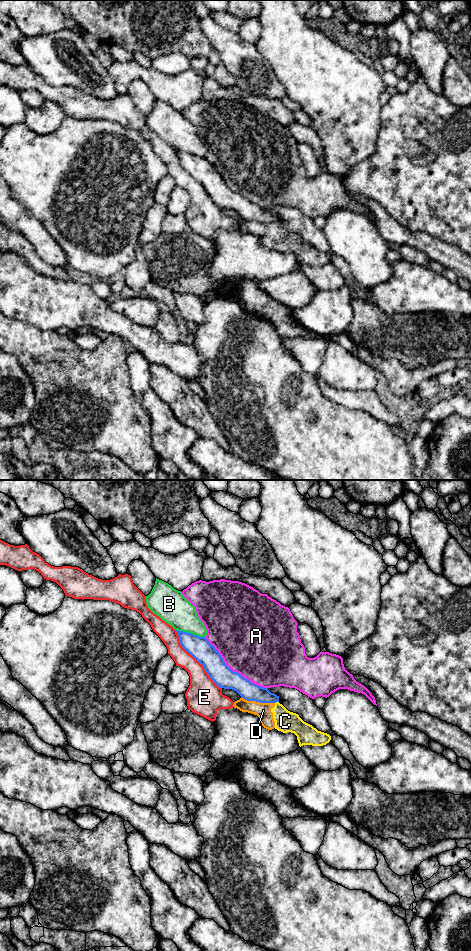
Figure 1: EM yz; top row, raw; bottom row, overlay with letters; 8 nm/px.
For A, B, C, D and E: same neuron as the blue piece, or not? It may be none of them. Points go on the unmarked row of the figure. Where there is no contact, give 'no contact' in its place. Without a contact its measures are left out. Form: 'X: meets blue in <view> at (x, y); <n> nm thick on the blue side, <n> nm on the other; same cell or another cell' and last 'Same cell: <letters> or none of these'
A: meets blue in yz at (233, 191); 170 nm thick on the blue side, 480 nm on the other; another cell
B: meets blue in yz at (190, 153); 180 nm thick on the blue side, 260 nm on the other; another cell
C: meets blue in yz at (276, 221); 150 nm thick on the blue side, 180 nm on the other; another cell
D: meets blue in yz at (258, 221); 150 nm thick on the blue side, 130 nm on the other; another cell
E: meets blue in yz at (196, 179); 180 nm thick on the blue side, 220 nm on the other; another cell
Same cell: none of these

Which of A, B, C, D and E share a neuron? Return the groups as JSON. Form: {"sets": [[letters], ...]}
{"sets": [["A"], ["B"], ["C", "D", "E"]]}

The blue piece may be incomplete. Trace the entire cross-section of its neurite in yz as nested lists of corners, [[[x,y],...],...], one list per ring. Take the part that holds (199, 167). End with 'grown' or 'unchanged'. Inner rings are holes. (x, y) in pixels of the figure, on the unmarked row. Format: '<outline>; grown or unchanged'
[[[176,150],[181,166],[191,174],[205,189],[213,202],[220,208],[232,209],[247,221],[260,223],[279,222],[279,216],[268,208],[260,207],[239,193],[232,191],[219,172],[205,157]]]; unchanged

